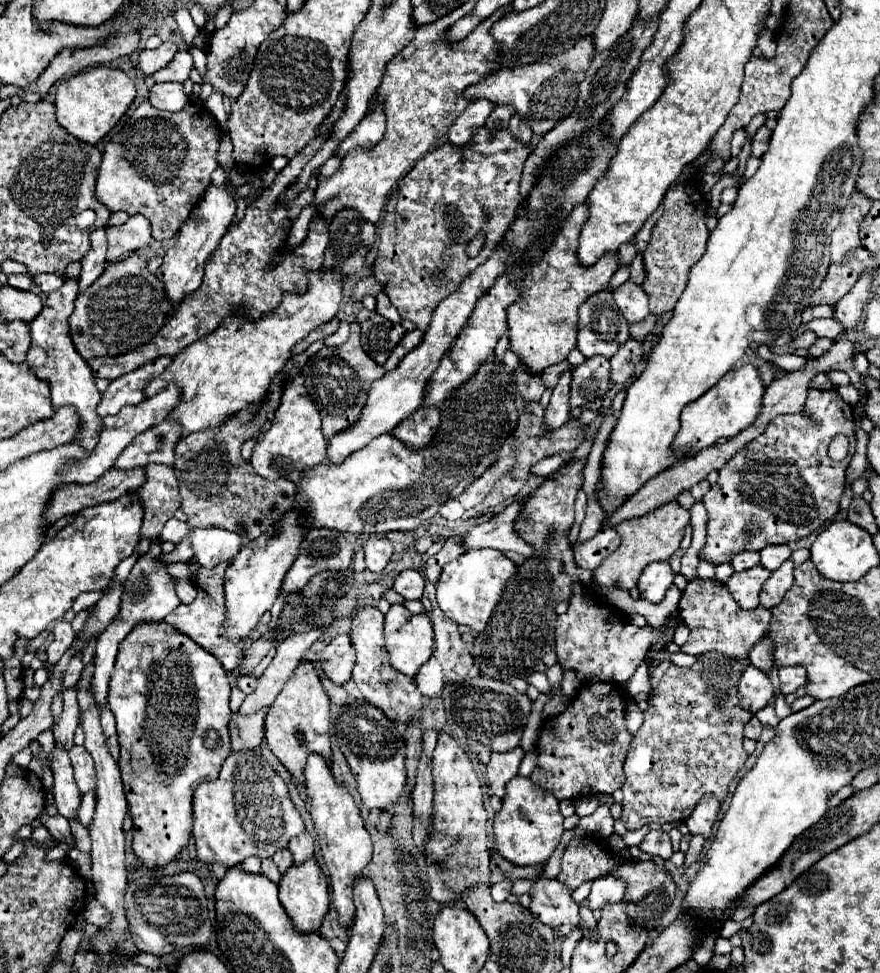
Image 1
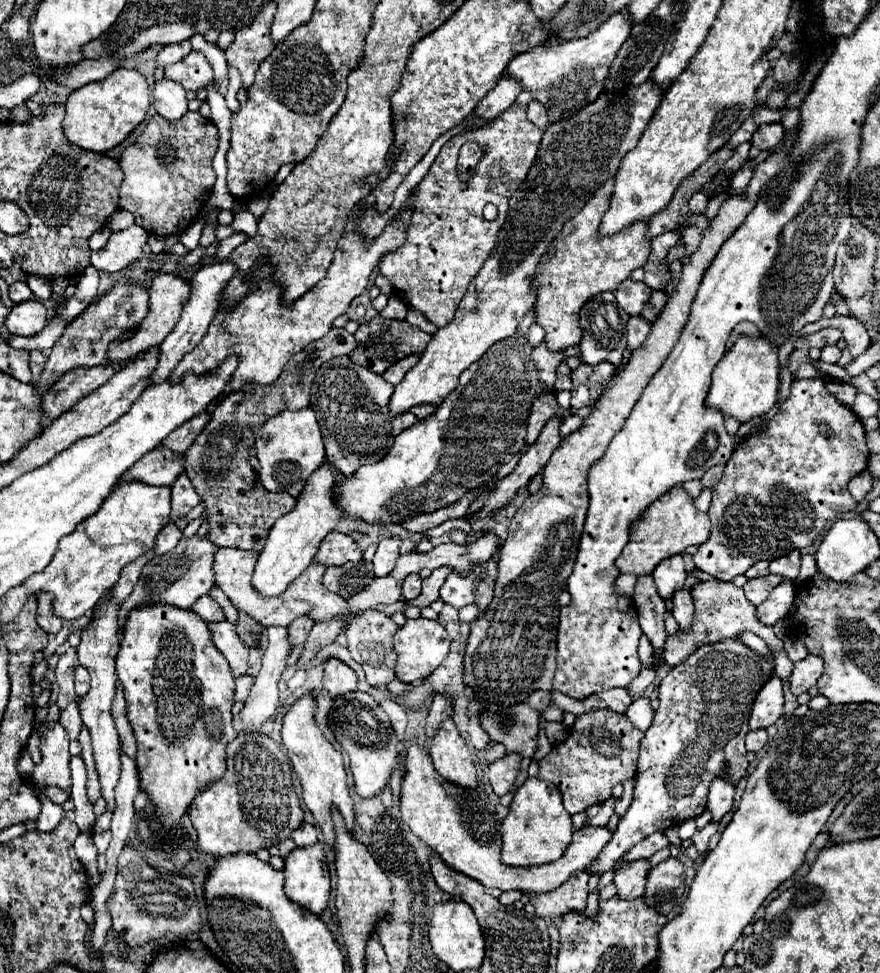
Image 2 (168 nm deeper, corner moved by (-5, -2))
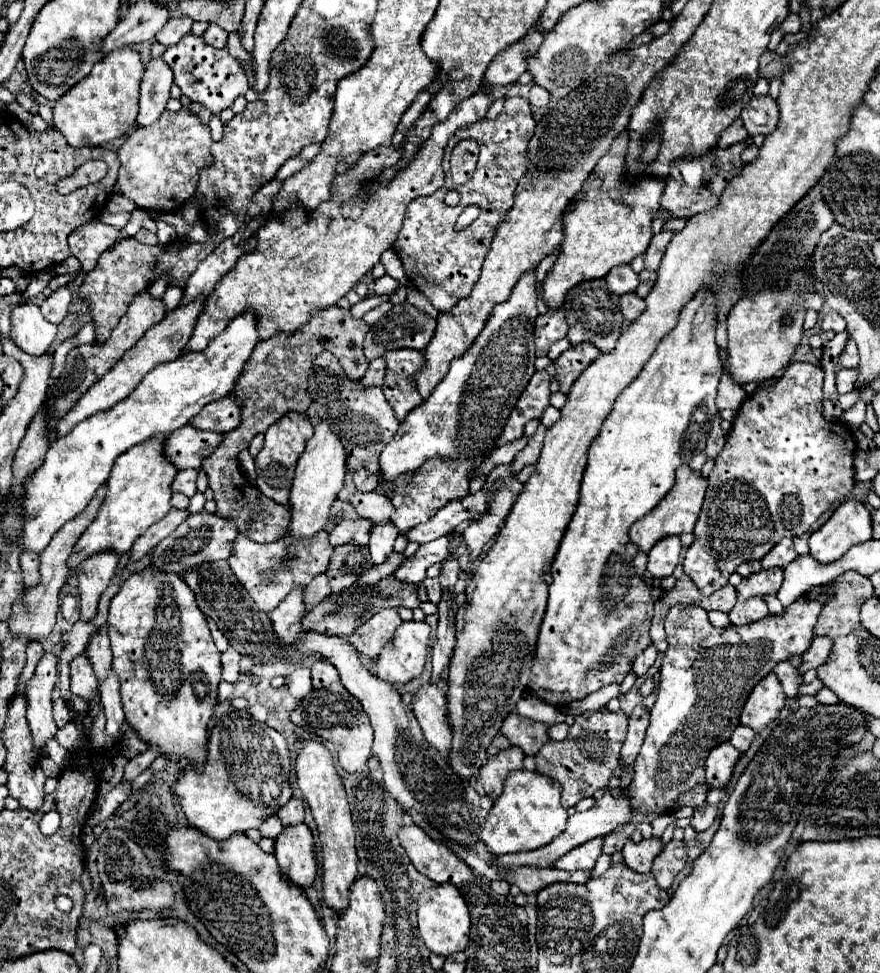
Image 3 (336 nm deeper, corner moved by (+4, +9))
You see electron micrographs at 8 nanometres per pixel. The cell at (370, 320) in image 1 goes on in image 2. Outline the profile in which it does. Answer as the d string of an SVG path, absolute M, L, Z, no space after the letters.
M375 316L373 320L369 320L369 328L371 328L371 334L367 338L367 342L359 348L355 348L353 356L349 356L353 362L369 368L371 372L375 374L383 374L389 366L393 366L395 362L403 360L405 356L411 356L411 354L423 354L427 344L431 342L431 334L419 330L417 326L411 326L407 320L385 320L381 316Z

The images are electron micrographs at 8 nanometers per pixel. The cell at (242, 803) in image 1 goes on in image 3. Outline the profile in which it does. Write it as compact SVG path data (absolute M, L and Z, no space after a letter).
M234 709L228 715L220 717L220 721L212 729L212 735L208 741L206 769L200 775L196 775L192 769L182 771L174 791L178 795L182 811L186 813L188 825L198 831L204 831L210 839L222 841L234 833L246 833L248 829L260 829L260 825L268 817L276 815L290 801L292 797L290 765L292 763L290 763L288 745L284 737L272 727L252 721L252 717L246 711Z

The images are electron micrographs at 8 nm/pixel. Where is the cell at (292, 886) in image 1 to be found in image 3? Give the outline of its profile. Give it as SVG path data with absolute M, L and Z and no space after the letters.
M304 823L284 827L284 831L276 837L274 855L288 881L302 889L314 883L318 871L314 855L314 837Z

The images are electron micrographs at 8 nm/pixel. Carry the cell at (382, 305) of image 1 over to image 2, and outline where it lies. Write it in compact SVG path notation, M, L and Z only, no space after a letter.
M391 296L387 308L381 312L381 316L393 318L393 320L405 320L405 314L407 314L407 306L405 306L405 302L399 300L397 296Z

